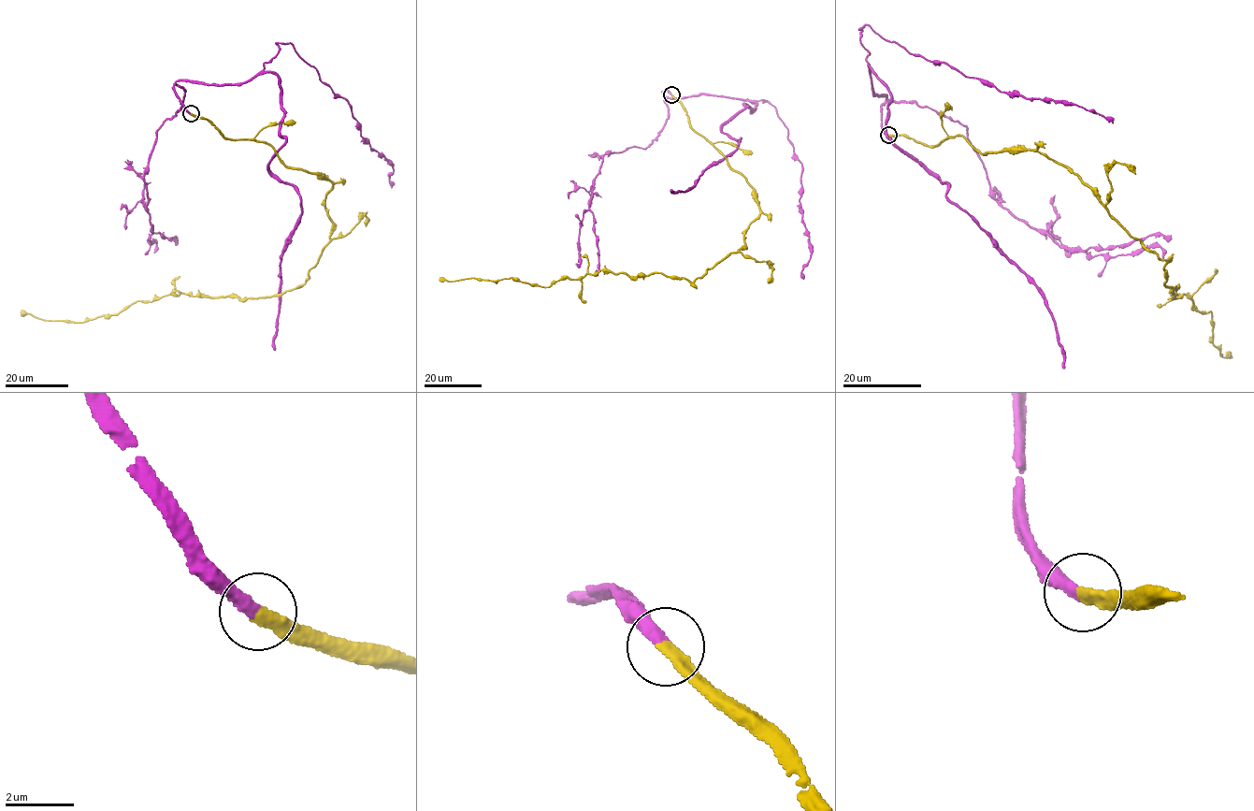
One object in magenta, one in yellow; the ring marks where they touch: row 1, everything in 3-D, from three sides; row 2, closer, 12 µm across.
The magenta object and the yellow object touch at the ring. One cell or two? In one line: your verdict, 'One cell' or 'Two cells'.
One cell

